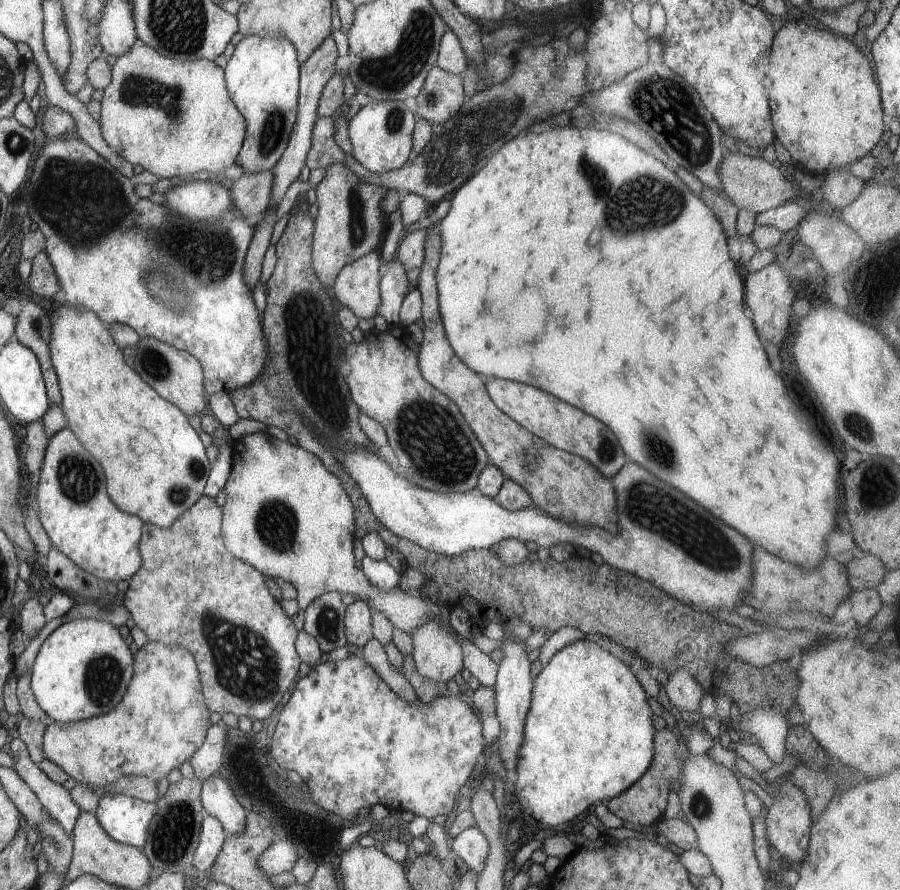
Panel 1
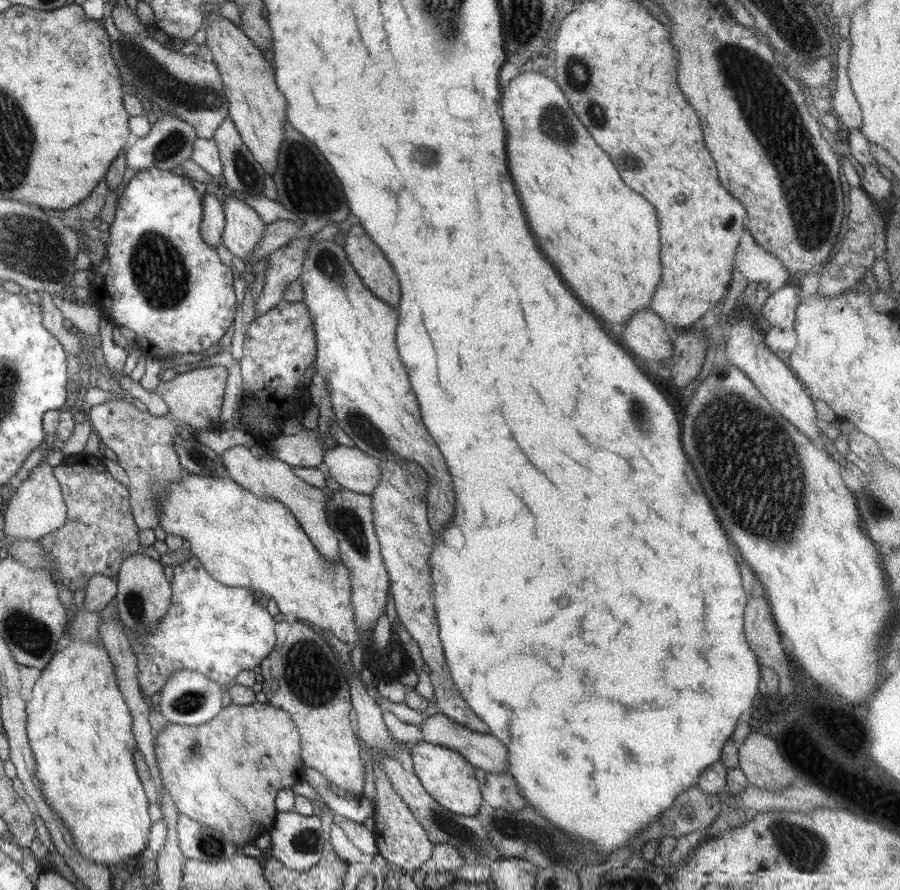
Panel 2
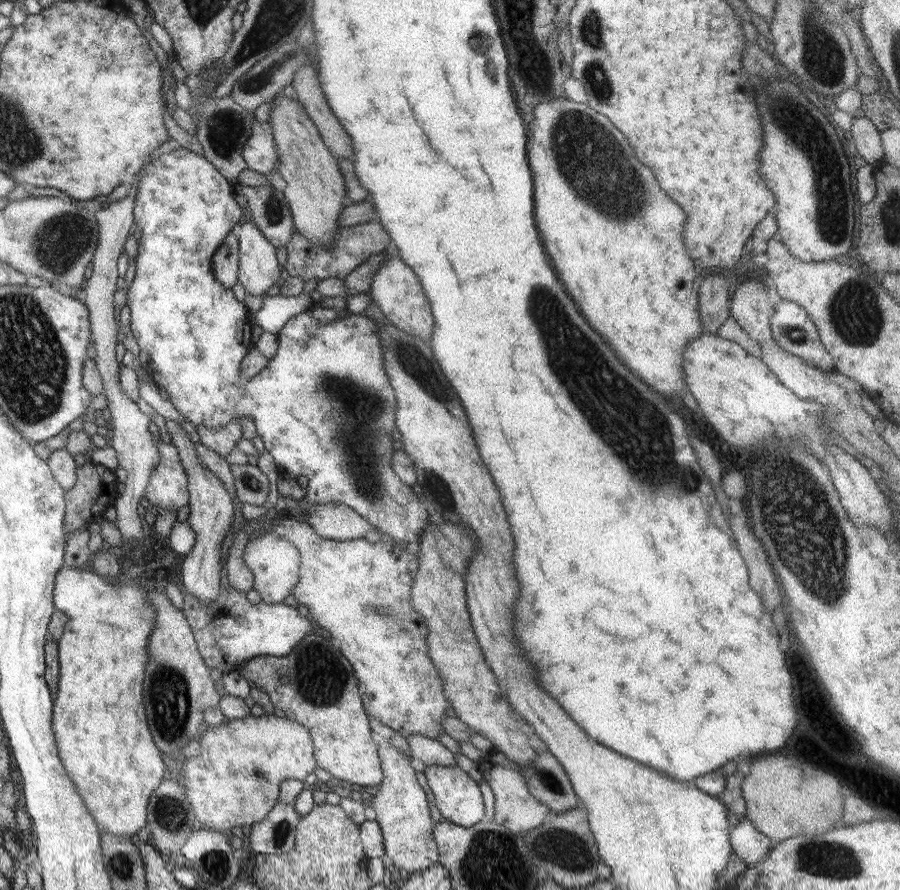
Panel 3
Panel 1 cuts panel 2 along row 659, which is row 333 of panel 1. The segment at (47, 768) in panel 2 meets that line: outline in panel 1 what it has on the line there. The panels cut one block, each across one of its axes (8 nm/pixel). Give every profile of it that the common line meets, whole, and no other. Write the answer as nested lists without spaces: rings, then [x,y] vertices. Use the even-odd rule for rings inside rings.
[[[55,302],[52,308],[52,313],[55,314],[53,322],[51,322],[51,332],[49,332],[49,354],[51,366],[55,371],[58,388],[61,396],[61,410],[65,415],[67,426],[77,440],[83,444],[83,448],[101,464],[103,472],[105,472],[105,480],[107,480],[106,491],[109,495],[109,500],[121,511],[131,515],[138,516],[143,523],[153,524],[159,528],[167,528],[178,516],[181,516],[190,506],[193,506],[199,498],[201,498],[204,484],[208,478],[210,462],[207,458],[205,448],[199,440],[197,432],[191,428],[187,417],[170,402],[163,400],[153,392],[153,388],[149,388],[143,380],[139,380],[139,376],[131,370],[131,366],[125,364],[121,350],[117,348],[117,344],[113,342],[108,327],[103,324],[93,312],[79,308],[79,306],[69,306],[69,304]]]

